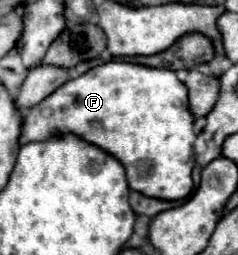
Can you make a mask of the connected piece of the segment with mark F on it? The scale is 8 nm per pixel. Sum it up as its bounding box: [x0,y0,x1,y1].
[20,61,194,201]

